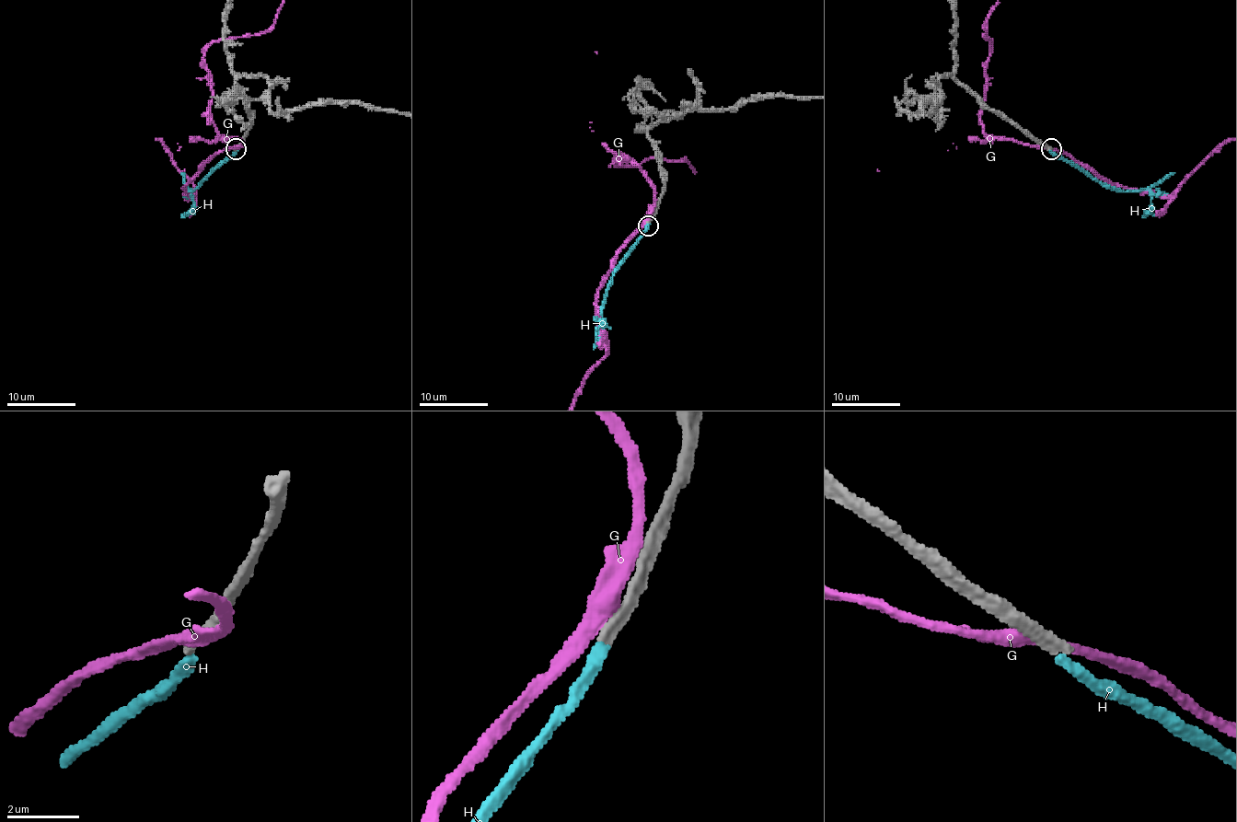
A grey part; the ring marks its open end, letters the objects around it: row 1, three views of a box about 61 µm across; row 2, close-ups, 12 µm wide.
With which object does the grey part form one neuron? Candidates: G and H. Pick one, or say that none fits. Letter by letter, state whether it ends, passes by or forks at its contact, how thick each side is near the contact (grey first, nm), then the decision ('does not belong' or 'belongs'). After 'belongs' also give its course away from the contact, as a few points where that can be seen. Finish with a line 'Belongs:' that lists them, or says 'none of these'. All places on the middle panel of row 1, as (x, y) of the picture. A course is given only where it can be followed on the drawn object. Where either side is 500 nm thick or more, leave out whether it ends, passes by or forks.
G: it passes by; 460 nm thick on the grey side, 420 nm on the other; does not belong
H: it ends there; 340 nm thick on the grey side, 320 nm on the other; does not belong
Belongs: none of these

